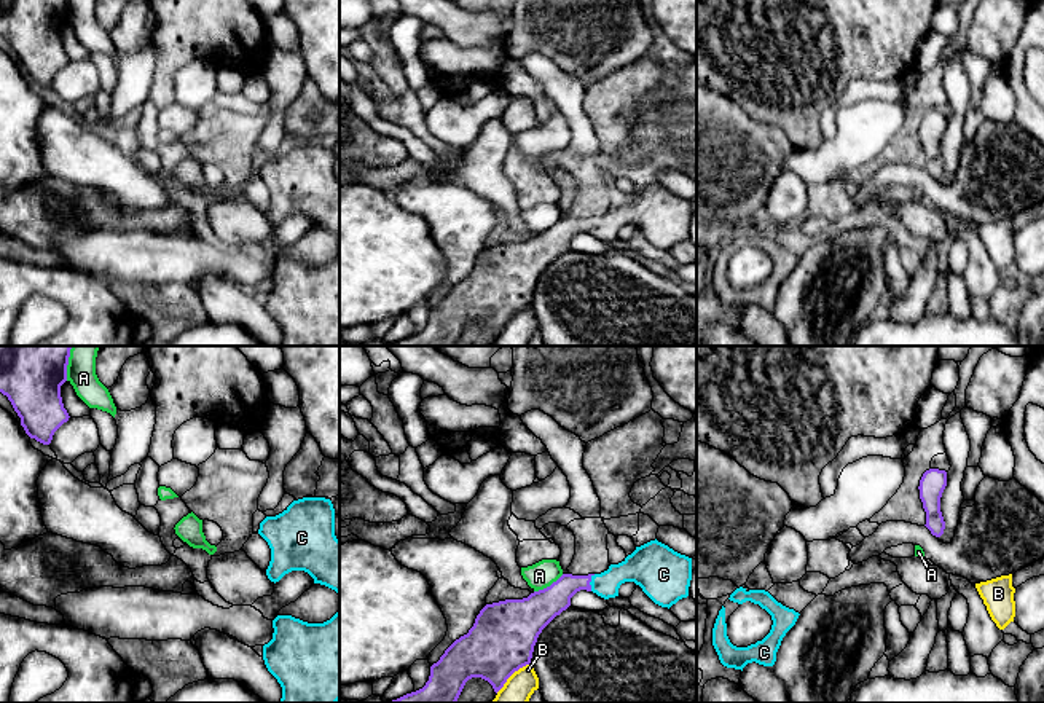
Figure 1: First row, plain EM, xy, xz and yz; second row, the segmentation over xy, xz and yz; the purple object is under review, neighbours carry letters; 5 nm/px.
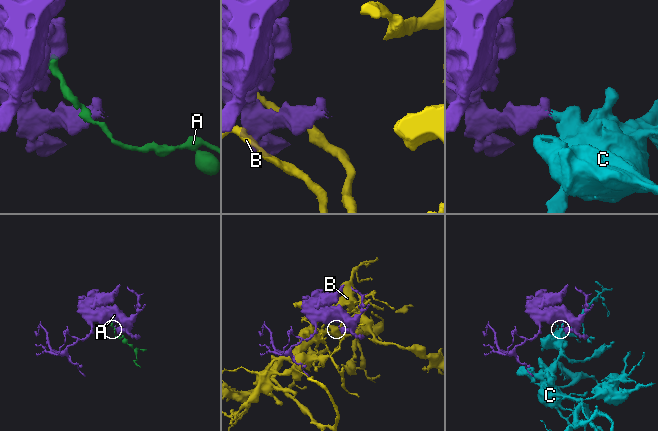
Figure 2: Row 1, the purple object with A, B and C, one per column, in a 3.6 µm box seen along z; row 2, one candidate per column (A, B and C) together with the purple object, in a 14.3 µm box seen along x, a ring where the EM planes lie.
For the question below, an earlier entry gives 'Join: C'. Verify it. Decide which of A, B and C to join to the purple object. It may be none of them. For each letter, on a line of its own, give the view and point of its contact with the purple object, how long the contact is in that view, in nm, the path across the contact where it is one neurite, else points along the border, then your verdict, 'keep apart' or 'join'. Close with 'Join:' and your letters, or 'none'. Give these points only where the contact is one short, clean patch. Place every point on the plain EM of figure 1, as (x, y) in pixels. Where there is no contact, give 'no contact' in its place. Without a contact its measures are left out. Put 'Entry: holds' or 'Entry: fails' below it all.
A: xz (550, 228) | 180 nm | keep apart
B: xz (510, 318) | 220 nm | keep apart
C: xz (590, 223) | 90 nm | across xz (547, 246), (569, 227), (590, 223), (609, 223), (638, 211) | join
Join: C
Entry: holds

